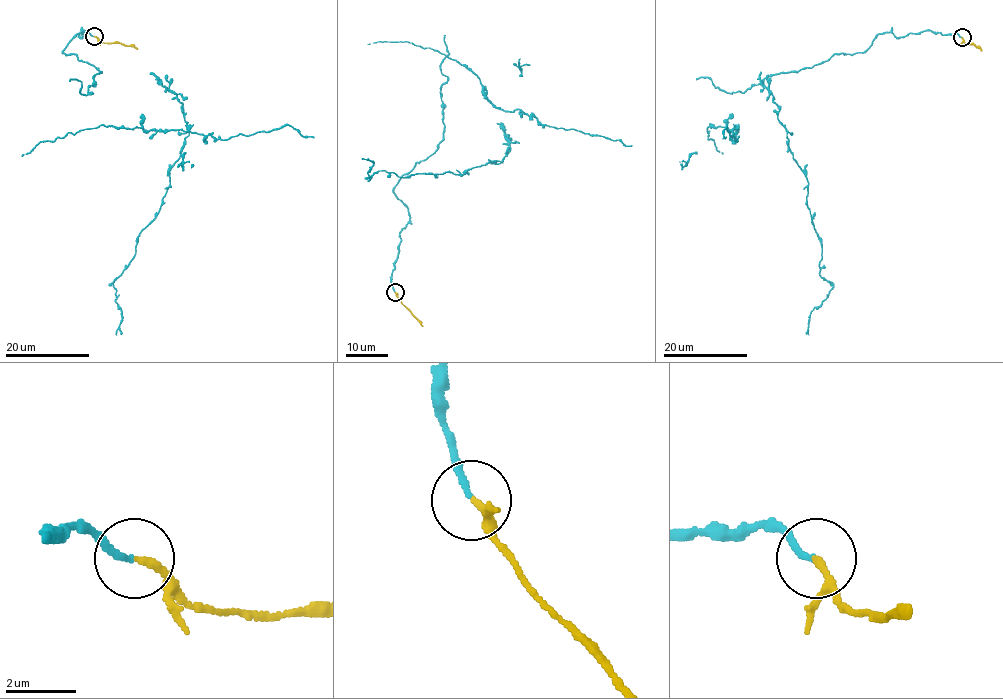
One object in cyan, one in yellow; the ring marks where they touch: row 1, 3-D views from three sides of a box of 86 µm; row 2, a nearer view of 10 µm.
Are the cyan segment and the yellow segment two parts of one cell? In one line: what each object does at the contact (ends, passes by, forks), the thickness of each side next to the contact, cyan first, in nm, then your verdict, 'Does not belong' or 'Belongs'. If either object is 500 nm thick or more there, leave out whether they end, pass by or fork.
At the ring cyan ends. At the ring yellow ends. Thickness 160 nm (cyan) against 200 nm. Belongs

